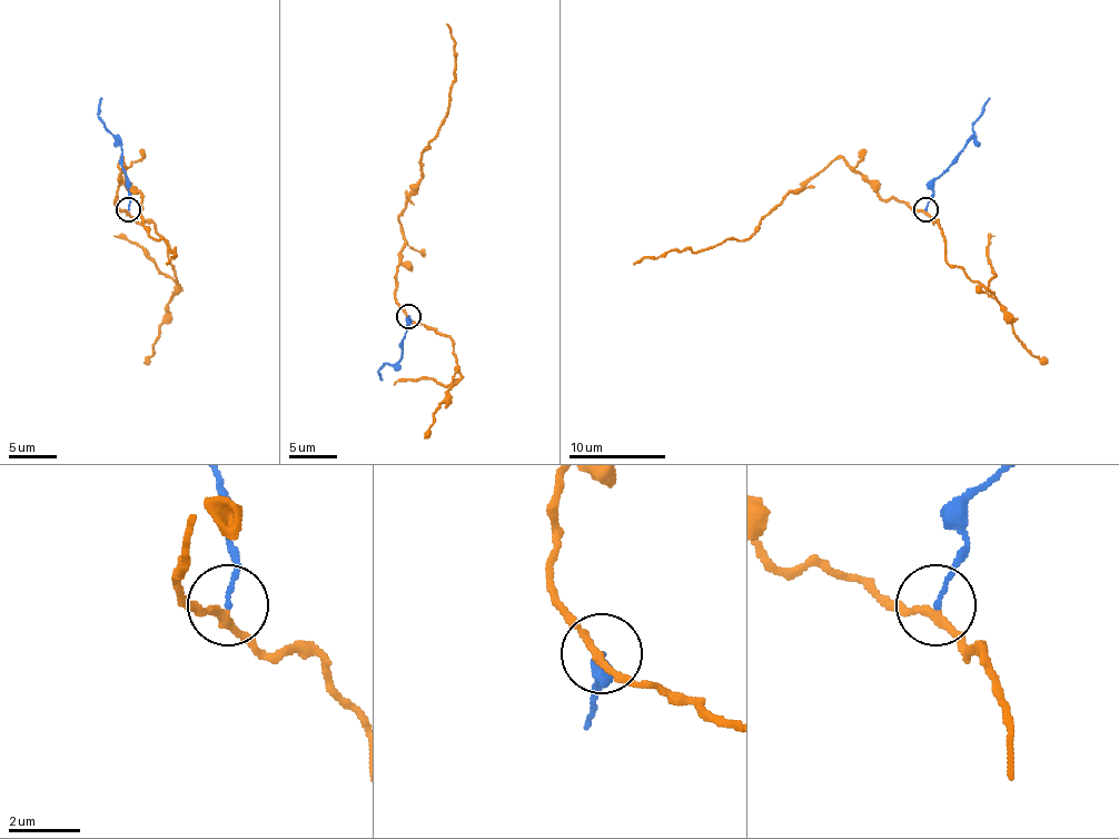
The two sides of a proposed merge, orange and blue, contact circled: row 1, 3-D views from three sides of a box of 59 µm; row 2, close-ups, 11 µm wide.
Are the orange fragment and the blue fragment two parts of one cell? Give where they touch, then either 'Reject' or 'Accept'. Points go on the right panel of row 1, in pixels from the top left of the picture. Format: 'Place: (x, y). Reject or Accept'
Place: (926, 209). Reject

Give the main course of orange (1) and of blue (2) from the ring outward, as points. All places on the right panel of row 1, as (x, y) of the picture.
1: (926, 209), (894, 198), (884, 200), (837, 157), (788, 195), (746, 239), (728, 239), (633, 263)
2: (926, 209), (933, 180), (967, 142), (989, 98)

